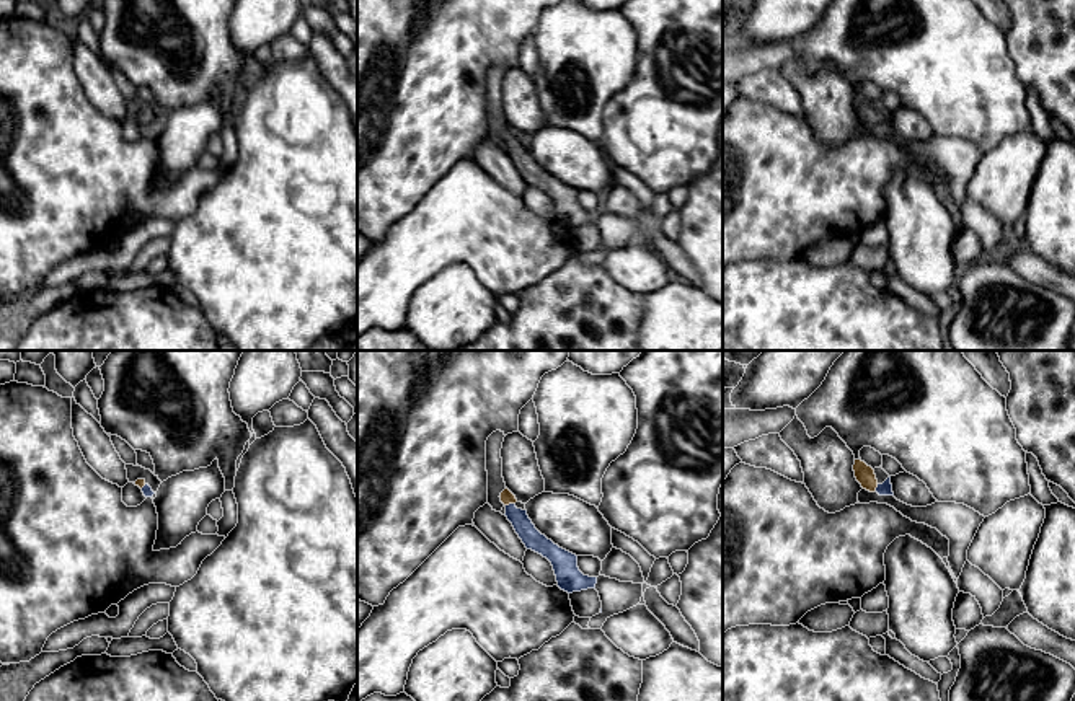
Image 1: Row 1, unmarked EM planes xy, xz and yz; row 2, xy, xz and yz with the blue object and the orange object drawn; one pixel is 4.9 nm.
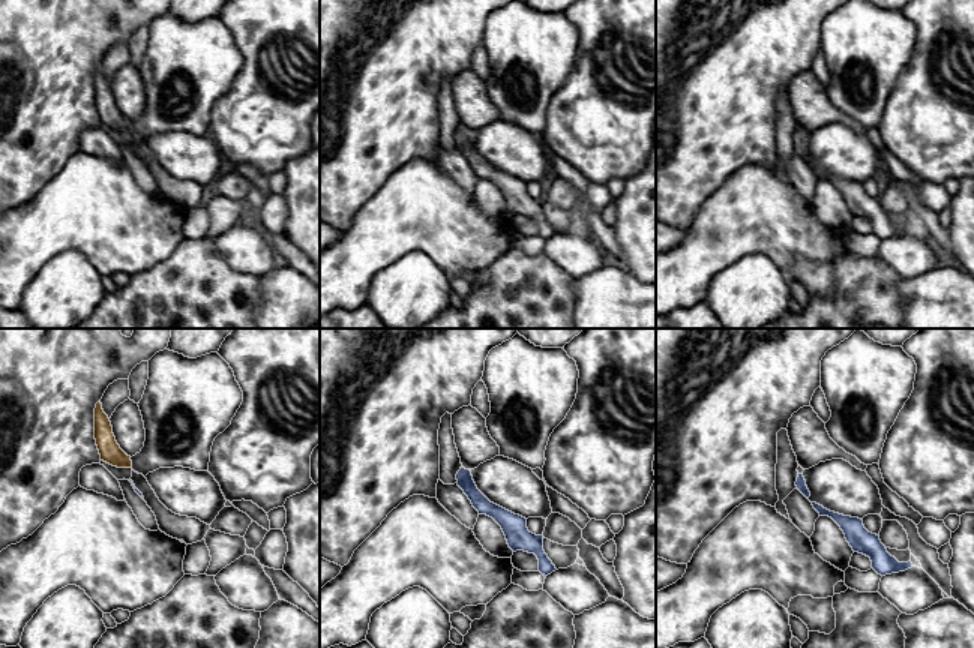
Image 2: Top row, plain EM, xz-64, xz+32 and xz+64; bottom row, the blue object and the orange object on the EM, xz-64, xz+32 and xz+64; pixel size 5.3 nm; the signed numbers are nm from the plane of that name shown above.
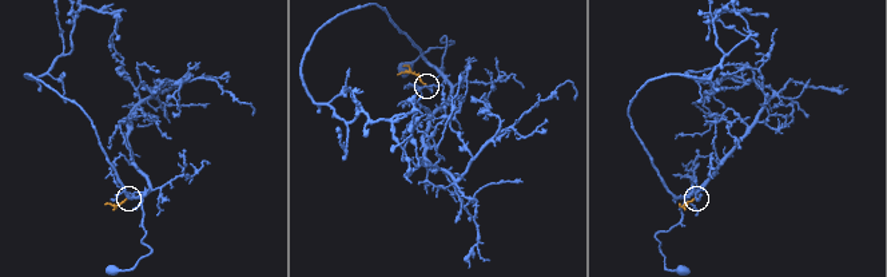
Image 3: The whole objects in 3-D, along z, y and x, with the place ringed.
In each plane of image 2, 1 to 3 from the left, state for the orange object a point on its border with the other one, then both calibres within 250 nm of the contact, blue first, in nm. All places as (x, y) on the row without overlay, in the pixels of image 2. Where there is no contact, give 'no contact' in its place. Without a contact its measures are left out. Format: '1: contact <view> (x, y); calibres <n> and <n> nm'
1: no contact
2: no contact
3: no contact

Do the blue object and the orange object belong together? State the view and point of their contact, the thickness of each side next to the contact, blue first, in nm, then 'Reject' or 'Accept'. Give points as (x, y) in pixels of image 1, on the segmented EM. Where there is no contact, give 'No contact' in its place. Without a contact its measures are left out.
Touches blue at xz (509, 504). Thickness 100 nm (blue) against 70 nm. Accept

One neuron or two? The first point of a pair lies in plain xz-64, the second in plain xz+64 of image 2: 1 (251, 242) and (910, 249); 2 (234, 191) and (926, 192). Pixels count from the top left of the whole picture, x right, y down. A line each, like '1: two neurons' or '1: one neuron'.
1: one neuron
2: two neurons

